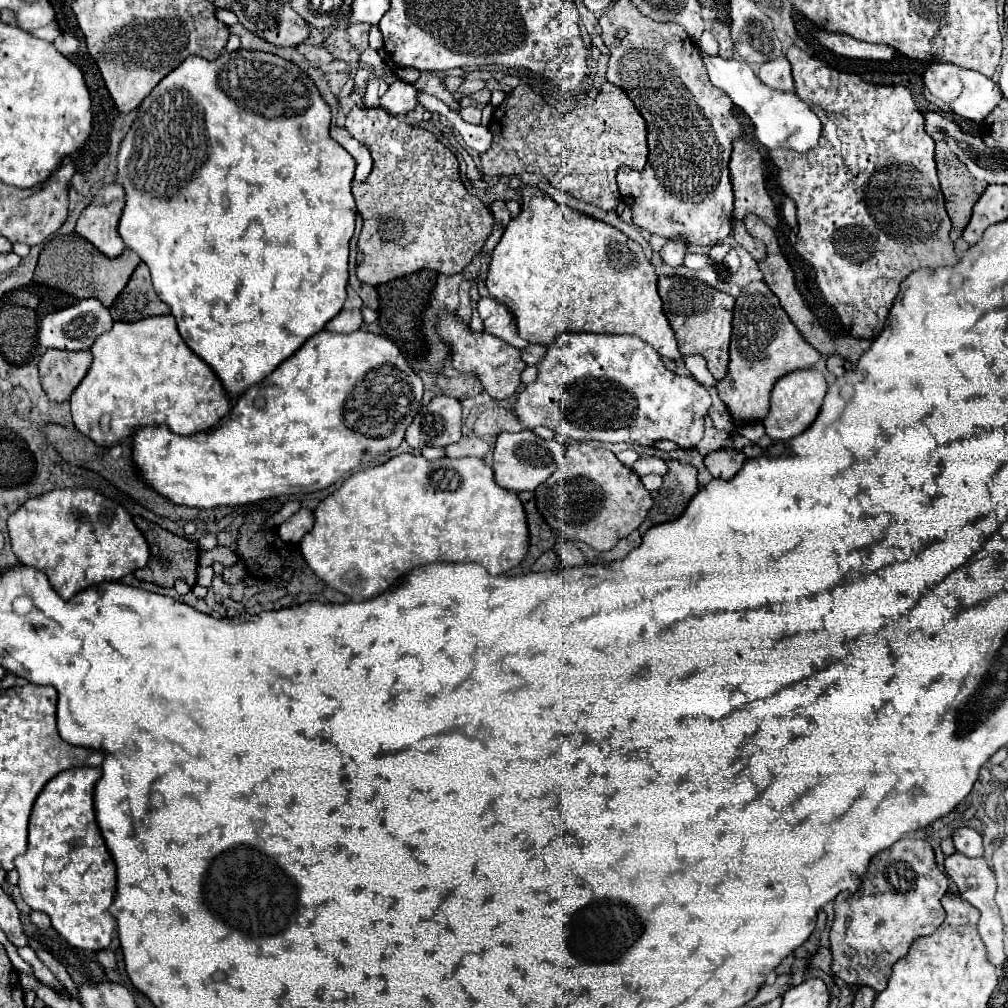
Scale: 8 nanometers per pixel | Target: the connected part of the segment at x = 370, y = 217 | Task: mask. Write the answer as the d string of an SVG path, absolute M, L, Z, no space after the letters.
M351 108L345 128L357 140L367 144L373 158L369 178L365 182L353 182L357 210L363 216L363 230L357 242L357 278L377 286L419 270L435 270L439 274L461 272L487 242L495 220L489 208L463 186L459 178L459 162L453 152L445 148L433 132L399 122L383 108Z

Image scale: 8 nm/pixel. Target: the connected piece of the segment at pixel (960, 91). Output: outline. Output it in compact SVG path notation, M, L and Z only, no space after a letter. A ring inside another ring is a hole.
M931 64L929 70L925 72L923 80L933 96L941 98L955 114L959 114L967 120L973 120L973 122L983 122L993 112L993 108L999 106L999 102L1003 98L999 92L999 86L991 78L977 74L973 70L957 68L955 64Z

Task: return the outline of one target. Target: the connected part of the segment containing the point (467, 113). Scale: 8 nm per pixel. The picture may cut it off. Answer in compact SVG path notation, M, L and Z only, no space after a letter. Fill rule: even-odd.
M467 106L467 108L459 108L459 116L469 122L469 124L479 124L481 122L481 108L479 106Z

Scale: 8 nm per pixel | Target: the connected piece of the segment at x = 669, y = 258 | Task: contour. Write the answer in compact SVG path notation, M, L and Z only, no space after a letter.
M677 238L677 240L667 240L667 244L661 248L659 254L665 264L677 268L677 266L683 266L685 252L687 252L687 244L681 238Z

